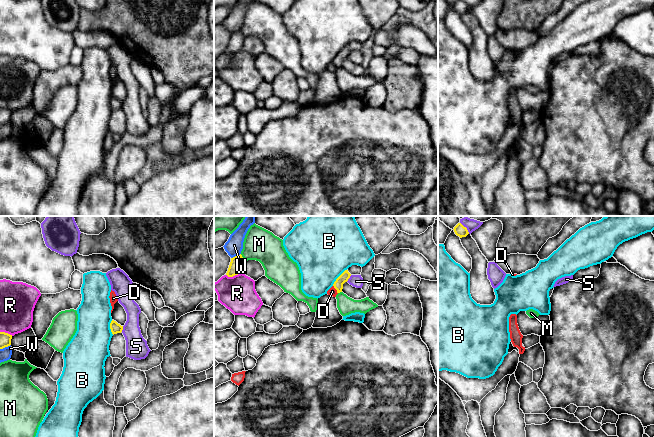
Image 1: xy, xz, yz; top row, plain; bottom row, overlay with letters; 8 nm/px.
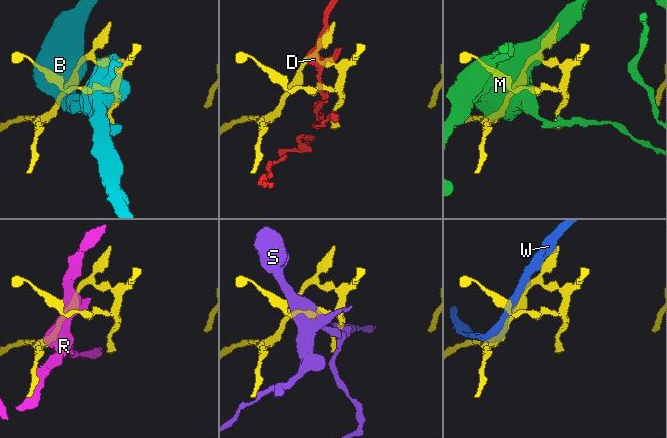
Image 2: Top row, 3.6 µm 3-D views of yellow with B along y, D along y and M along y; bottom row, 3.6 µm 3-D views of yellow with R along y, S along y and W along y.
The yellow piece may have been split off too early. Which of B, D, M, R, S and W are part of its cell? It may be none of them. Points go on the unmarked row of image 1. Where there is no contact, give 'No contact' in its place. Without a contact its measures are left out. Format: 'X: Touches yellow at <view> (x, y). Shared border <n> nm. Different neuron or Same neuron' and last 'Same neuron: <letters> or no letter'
B: Touches yellow at xz (338, 53). Shared border 180 nm. Different neuron
D: Touches yellow at xz (335, 64). Shared border 80 nm. Different neuron
M: Touches yellow at xz (242, 33). Shared border 70 nm. Different neuron
R: Touches yellow at xz (233, 51). Shared border 130 nm. Different neuron
S: Touches yellow at xz (349, 53). Shared border 70 nm. Different neuron
W: Touches yellow at xz (235, 32). Shared border 90 nm. Different neuron
Same neuron: no letter

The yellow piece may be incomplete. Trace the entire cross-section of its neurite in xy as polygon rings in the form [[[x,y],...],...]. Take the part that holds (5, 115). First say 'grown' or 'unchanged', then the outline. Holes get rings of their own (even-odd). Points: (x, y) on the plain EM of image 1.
unchanged | [[[0,108],[0,125],[10,122],[11,115],[12,111],[5,108]]]

